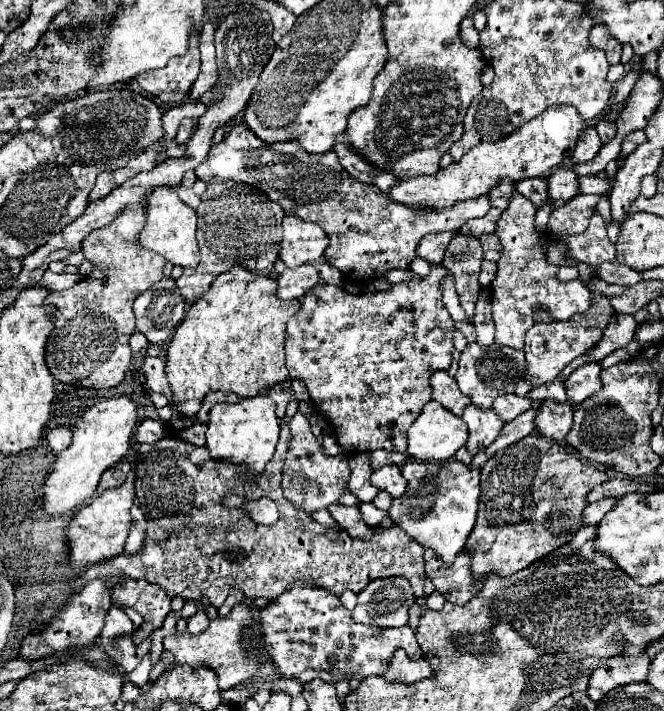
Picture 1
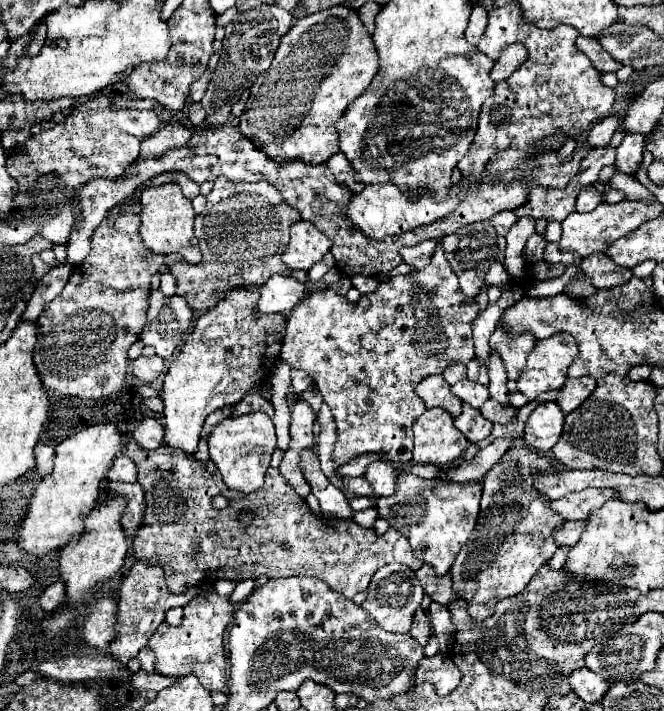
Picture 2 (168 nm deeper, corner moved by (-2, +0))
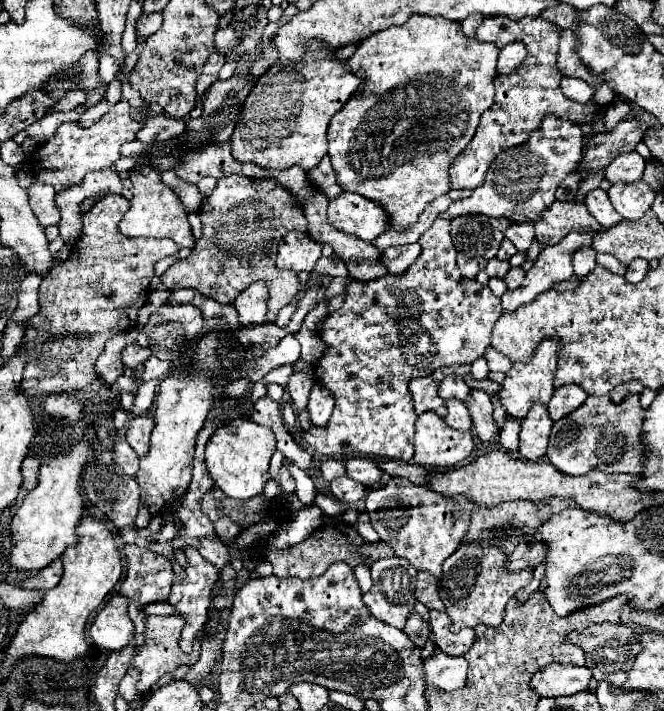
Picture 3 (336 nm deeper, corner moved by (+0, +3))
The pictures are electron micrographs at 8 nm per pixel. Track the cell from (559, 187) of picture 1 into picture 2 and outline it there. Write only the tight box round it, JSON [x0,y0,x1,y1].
[576,187,602,213]

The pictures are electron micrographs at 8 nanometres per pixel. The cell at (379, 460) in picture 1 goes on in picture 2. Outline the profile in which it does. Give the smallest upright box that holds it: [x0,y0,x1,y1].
[336,453,380,477]

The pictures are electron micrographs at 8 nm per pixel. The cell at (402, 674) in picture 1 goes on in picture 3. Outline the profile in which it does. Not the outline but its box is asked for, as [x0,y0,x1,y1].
[424,650,468,692]

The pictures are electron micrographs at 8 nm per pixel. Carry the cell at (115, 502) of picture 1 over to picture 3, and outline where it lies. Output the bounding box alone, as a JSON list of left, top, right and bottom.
[2,516,122,676]

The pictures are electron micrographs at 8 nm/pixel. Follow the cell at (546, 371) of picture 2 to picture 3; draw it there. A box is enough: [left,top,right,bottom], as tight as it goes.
[498,338,558,418]

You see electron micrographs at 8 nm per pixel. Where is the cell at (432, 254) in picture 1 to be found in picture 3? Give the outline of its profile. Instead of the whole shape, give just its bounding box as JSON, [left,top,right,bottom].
[382,242,422,274]

